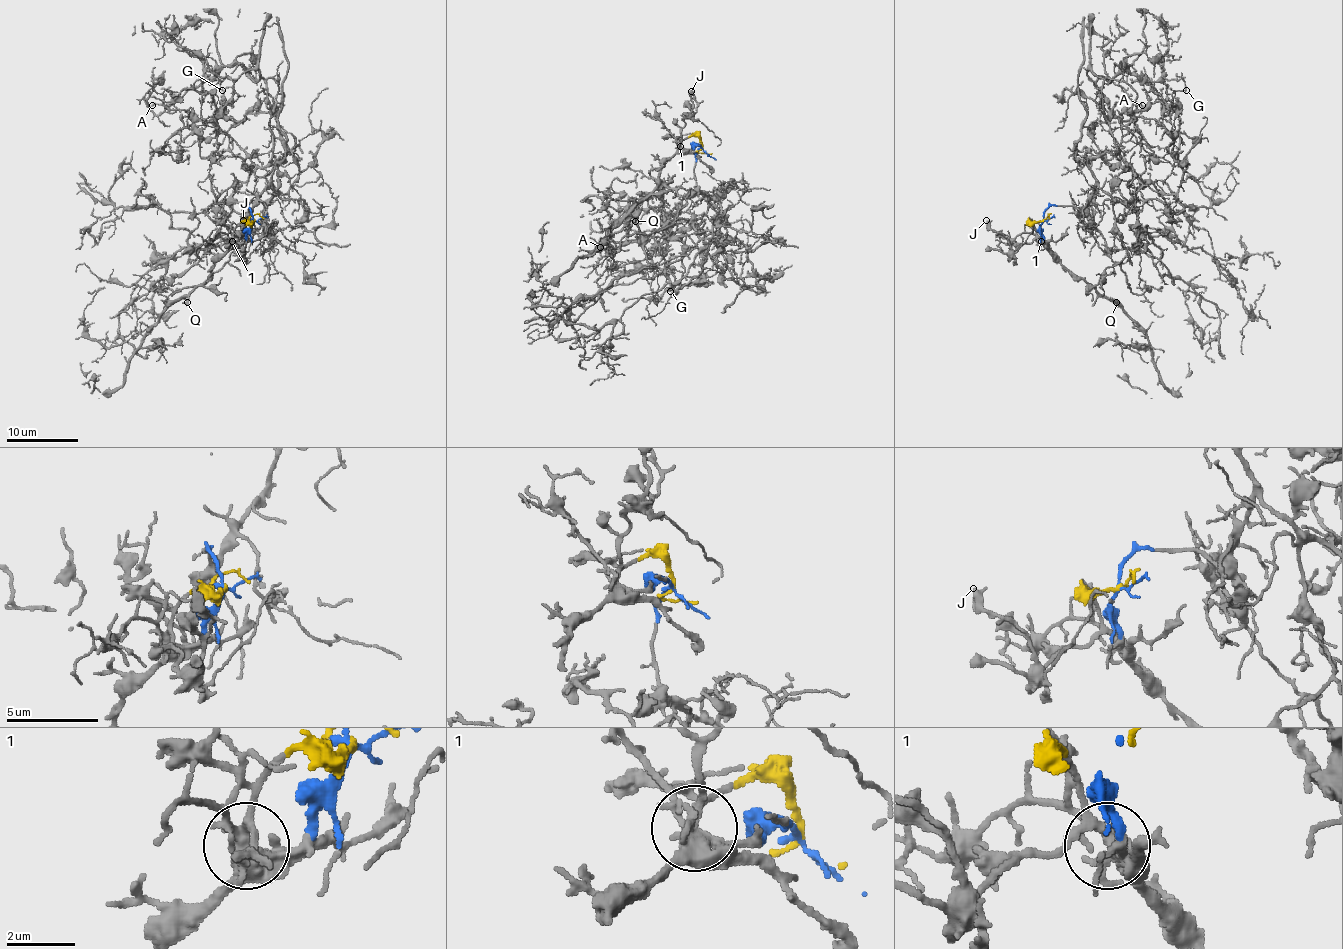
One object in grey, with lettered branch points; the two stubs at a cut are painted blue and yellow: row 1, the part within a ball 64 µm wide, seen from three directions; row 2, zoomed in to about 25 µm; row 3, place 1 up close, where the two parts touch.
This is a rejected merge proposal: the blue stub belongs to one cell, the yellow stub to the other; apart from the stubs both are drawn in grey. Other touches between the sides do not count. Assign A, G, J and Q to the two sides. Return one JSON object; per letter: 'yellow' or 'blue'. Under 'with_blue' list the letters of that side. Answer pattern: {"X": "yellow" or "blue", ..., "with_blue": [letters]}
{"A": "blue", "G": "blue", "J": "yellow", "Q": "yellow", "with_blue": ["A", "G"]}

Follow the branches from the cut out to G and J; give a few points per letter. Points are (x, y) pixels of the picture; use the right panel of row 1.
G: (1043, 220), (1051, 206), (1083, 211), (1097, 188), (1130, 202), (1142, 184), (1103, 80), (1126, 66), (1185, 91)
J: (1043, 220), (1031, 222), (1036, 231), (1029, 243), (1022, 243), (1013, 250), (1006, 238), (991, 229), (986, 220)

